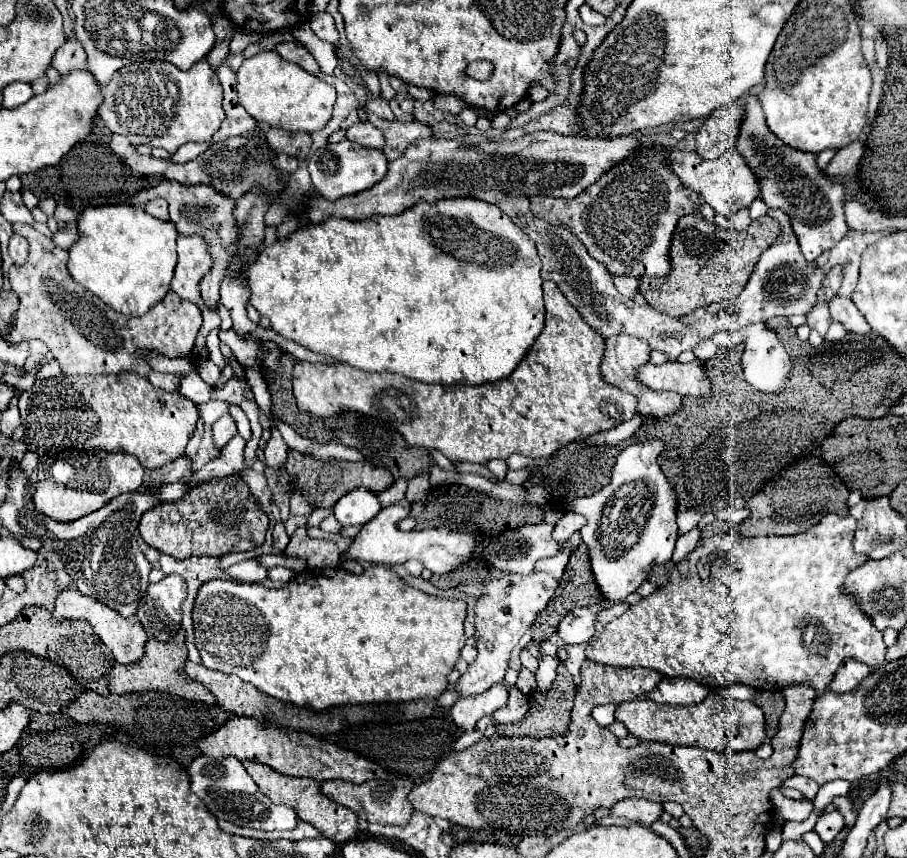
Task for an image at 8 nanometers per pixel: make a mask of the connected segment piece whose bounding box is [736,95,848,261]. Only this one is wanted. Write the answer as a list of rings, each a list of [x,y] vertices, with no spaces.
[[[748,95],[746,99],[746,119],[742,123],[736,147],[740,155],[750,163],[750,167],[754,167],[758,175],[762,175],[762,201],[768,207],[782,209],[790,215],[806,261],[816,261],[824,251],[830,251],[848,233],[842,203],[844,187],[842,183],[830,183],[820,173],[816,165],[816,155],[786,147],[782,141],[778,141],[778,137],[772,135],[766,127],[758,97]]]

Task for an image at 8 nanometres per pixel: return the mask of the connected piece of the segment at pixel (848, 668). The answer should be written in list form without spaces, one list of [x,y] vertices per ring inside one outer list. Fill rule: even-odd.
[[[844,659],[842,667],[838,669],[838,675],[834,677],[834,683],[830,683],[830,689],[836,693],[852,691],[868,675],[870,675],[870,667],[866,667],[864,663],[856,659]]]

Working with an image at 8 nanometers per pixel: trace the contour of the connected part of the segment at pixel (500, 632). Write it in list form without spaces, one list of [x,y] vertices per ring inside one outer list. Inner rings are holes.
[[[534,571],[530,575],[512,573],[484,583],[482,595],[474,605],[474,615],[476,615],[474,637],[476,637],[478,657],[472,665],[468,665],[468,671],[454,685],[454,691],[460,691],[462,697],[470,697],[486,691],[494,683],[504,681],[510,651],[520,641],[524,631],[532,627],[538,613],[544,611],[544,607],[556,593],[556,587],[558,587],[558,579],[554,579],[550,573],[544,571]]]

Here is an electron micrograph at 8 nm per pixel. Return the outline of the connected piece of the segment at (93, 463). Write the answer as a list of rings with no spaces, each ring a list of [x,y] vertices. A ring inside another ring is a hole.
[[[94,449],[62,451],[62,455],[40,455],[34,505],[40,513],[56,521],[72,521],[104,507],[112,497],[136,491],[142,481],[144,467],[130,453],[108,453]]]

